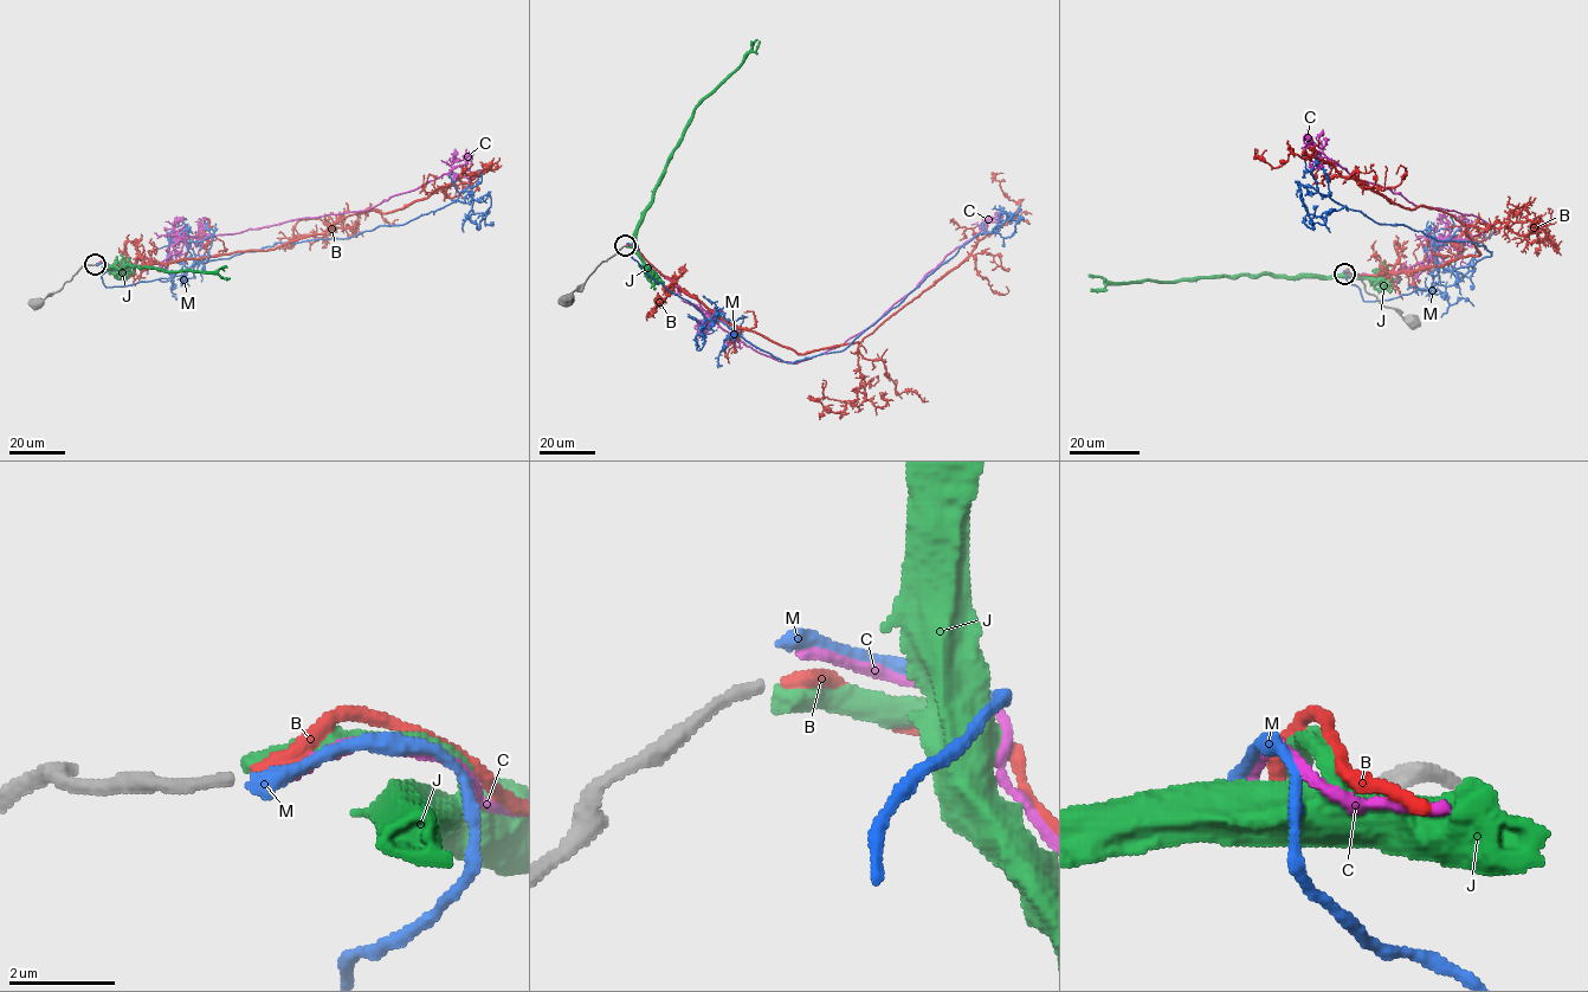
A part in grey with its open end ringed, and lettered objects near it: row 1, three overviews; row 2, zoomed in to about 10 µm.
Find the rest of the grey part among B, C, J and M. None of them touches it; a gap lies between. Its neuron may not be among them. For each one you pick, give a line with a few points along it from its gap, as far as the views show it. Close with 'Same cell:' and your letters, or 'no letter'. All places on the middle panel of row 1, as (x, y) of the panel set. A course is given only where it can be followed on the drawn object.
B: via (626, 245), (724, 320), (806, 354), (860, 342), (1006, 225), (1020, 204), (995, 179), (1002, 173)
Same cell: B

